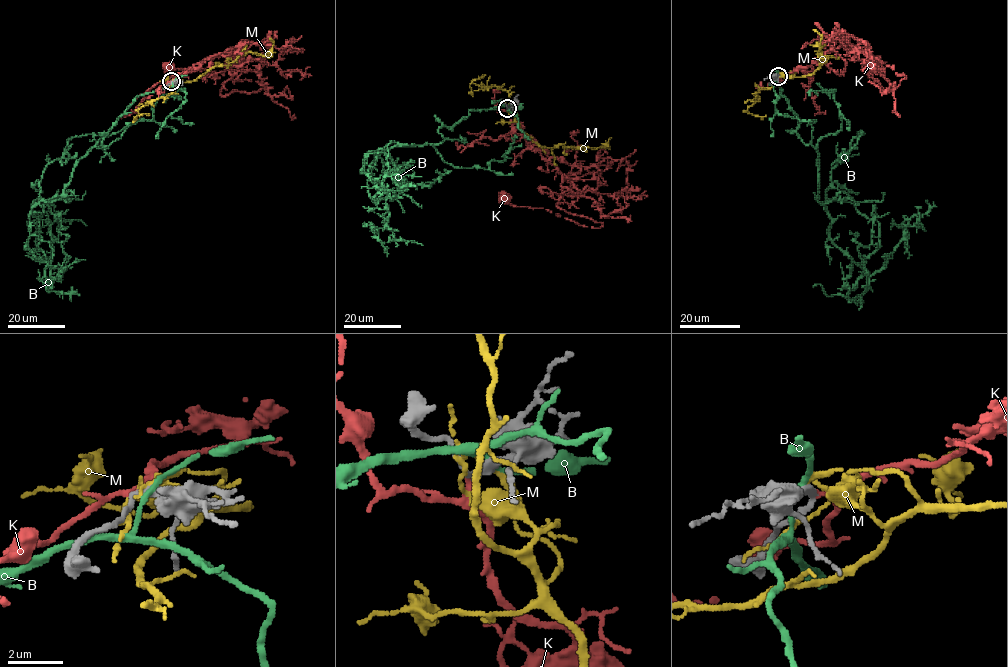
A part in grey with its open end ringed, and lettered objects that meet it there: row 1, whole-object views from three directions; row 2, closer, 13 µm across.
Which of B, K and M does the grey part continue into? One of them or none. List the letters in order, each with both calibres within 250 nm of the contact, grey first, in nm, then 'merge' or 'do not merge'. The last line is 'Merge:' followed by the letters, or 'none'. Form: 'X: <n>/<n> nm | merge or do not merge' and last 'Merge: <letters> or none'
B: 300/170 nm | do not merge
K: 260/170 nm | merge
M: 300/150 nm | do not merge
Merge: K

